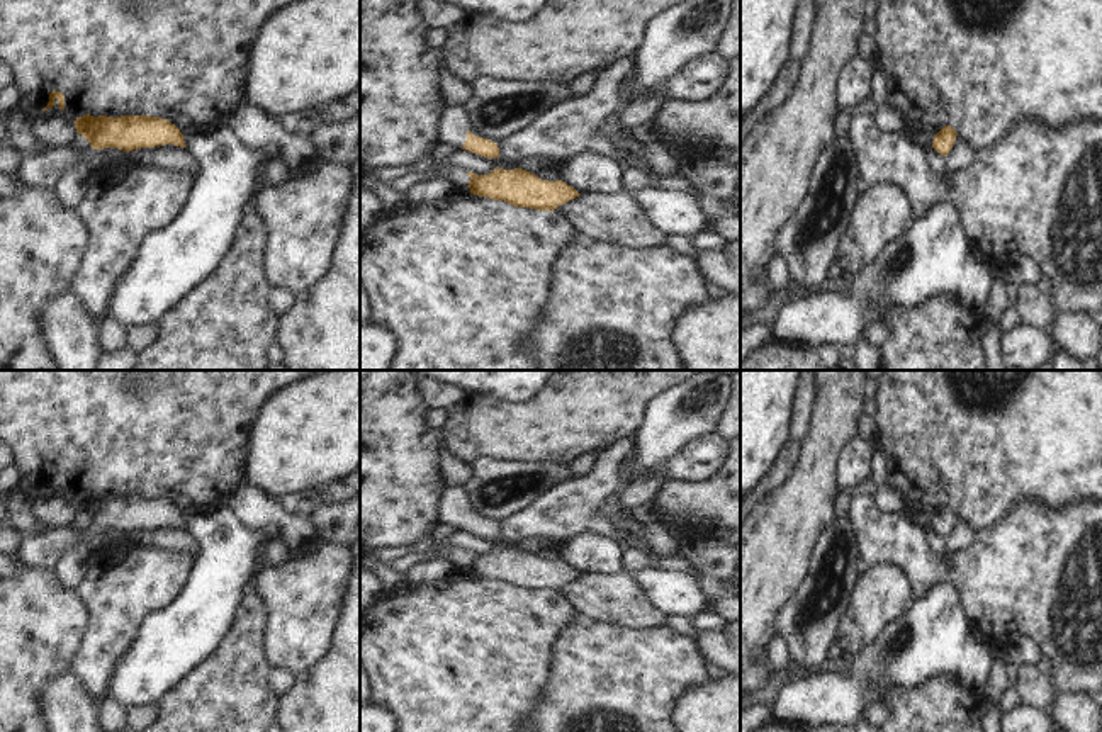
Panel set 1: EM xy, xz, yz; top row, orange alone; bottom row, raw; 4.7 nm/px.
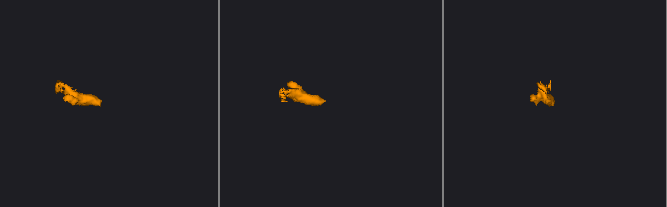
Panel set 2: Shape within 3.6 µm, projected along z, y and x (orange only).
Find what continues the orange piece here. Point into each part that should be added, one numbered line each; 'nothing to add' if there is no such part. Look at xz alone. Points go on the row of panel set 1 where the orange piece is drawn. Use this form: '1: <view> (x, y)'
1: xz (452, 128)

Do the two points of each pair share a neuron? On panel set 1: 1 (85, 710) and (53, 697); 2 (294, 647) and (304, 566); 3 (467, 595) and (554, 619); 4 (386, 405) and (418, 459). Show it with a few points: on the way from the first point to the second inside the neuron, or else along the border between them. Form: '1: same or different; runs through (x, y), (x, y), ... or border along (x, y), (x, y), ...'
1: same; runs through (77, 710), (70, 710), (61, 702)
2: same; runs through (299, 627), (304, 586)
3: same; runs through (489, 610), (532, 610)
4: same; runs through (386, 418), (386, 427), (404, 445)

